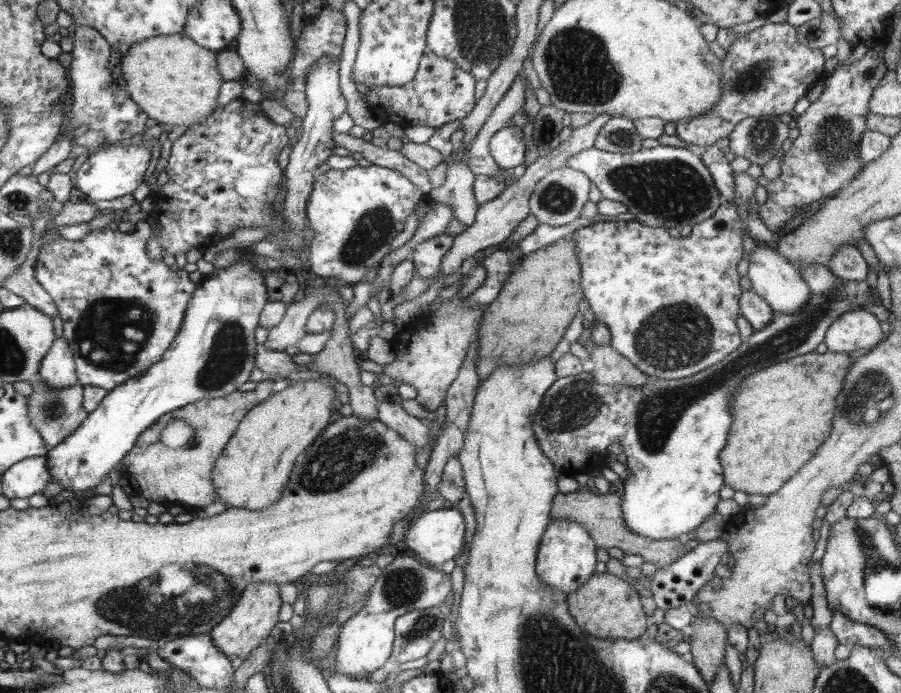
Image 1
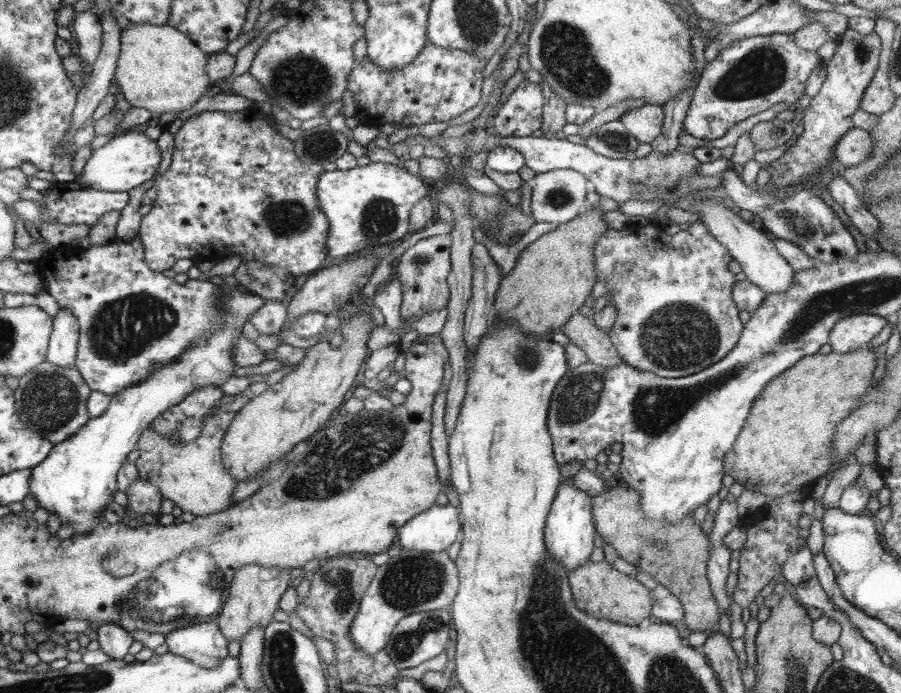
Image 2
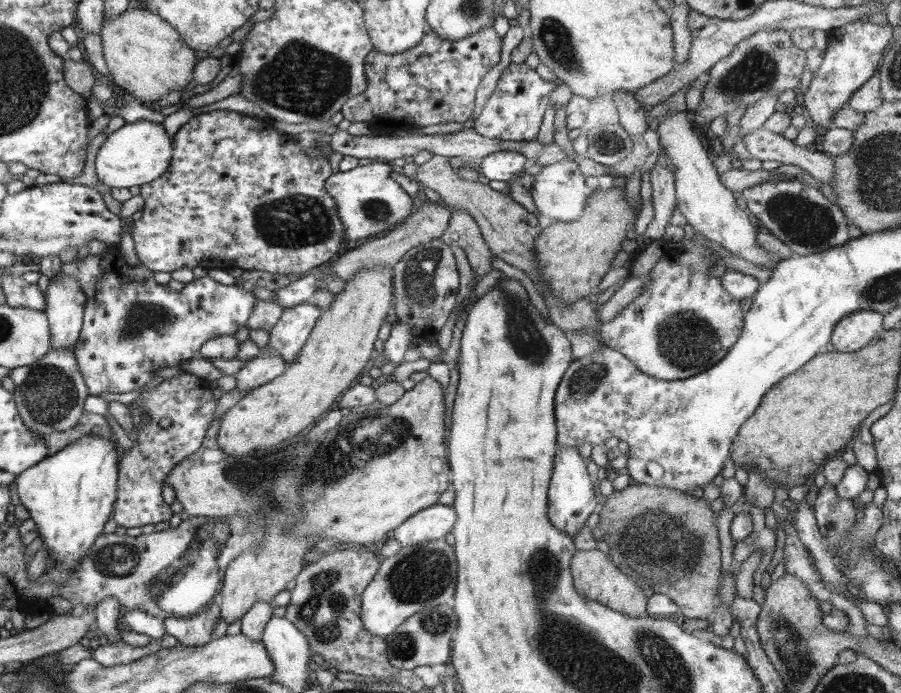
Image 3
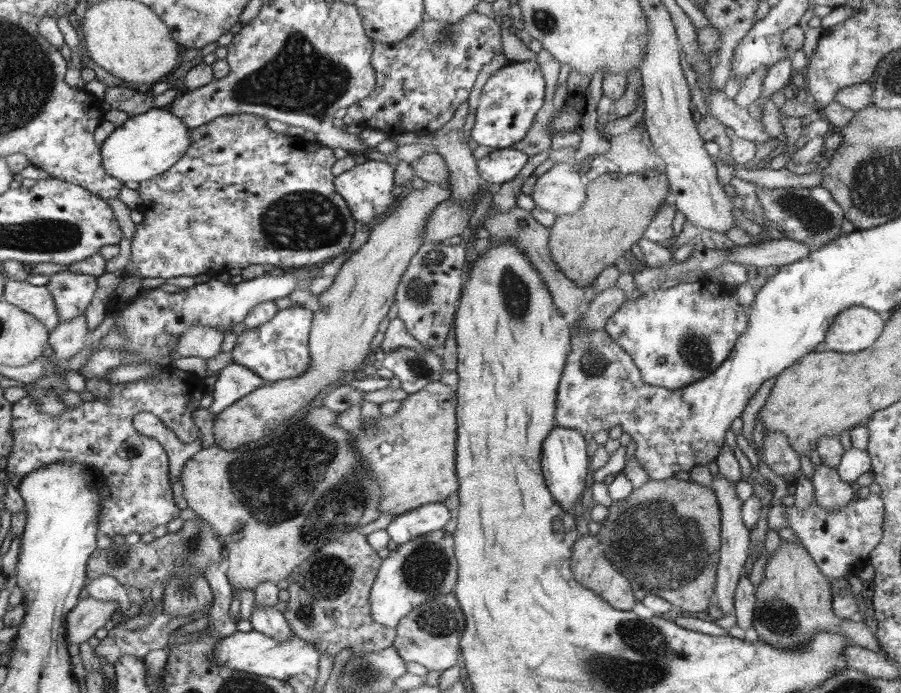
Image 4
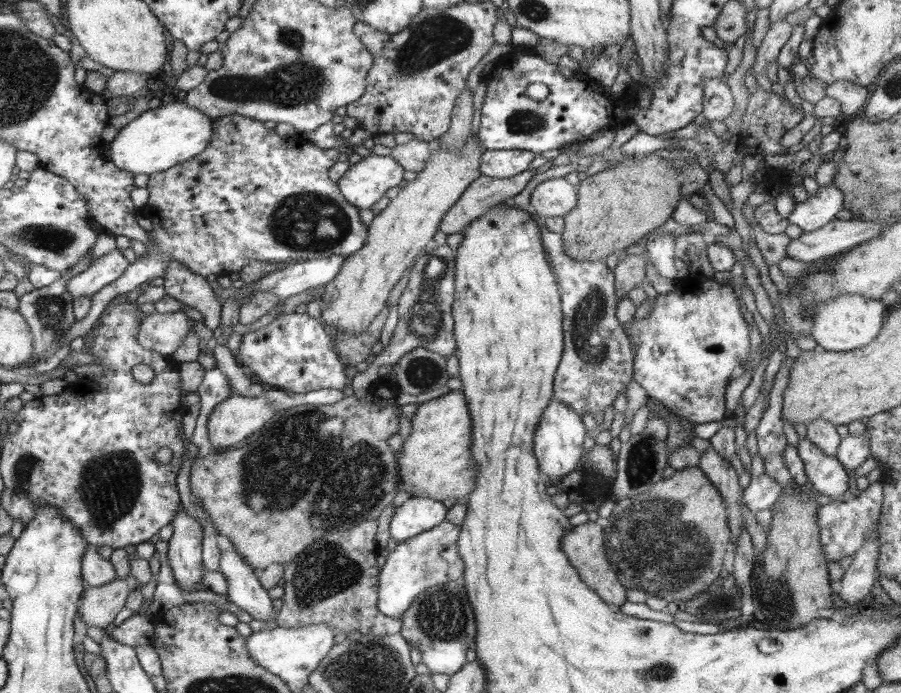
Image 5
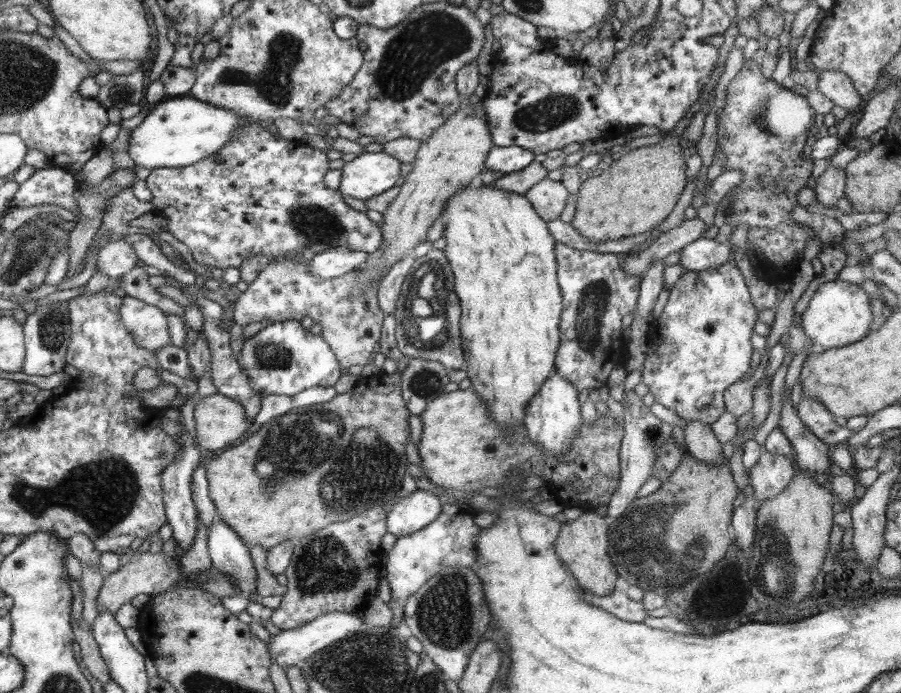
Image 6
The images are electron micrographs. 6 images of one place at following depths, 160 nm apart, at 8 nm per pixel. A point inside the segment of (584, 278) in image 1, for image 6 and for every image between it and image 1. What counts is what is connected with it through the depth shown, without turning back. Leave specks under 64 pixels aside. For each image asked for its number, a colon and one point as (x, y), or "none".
2: (675, 316)
3: (684, 322)
4: (679, 335)
5: (687, 348)
6: (699, 346)

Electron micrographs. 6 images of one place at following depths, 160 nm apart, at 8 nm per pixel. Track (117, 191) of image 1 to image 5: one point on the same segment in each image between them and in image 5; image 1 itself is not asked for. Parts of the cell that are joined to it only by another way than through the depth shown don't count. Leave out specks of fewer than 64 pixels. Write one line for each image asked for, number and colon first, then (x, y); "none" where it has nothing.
2: (127, 161)
3: (139, 153)
4: (146, 146)
5: (161, 138)

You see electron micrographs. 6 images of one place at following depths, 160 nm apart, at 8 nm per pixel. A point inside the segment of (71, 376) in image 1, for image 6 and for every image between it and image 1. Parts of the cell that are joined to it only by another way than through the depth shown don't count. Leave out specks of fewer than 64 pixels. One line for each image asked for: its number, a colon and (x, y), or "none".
2: (62, 351)
3: (65, 306)
4: (72, 292)
5: (100, 273)
6: (115, 258)

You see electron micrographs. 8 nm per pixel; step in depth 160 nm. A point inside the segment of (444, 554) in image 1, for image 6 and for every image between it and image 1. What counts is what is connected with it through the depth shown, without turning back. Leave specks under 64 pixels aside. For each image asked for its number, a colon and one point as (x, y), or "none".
2: (433, 530)
3: (431, 524)
4: (425, 519)
5: (417, 515)
6: (409, 514)

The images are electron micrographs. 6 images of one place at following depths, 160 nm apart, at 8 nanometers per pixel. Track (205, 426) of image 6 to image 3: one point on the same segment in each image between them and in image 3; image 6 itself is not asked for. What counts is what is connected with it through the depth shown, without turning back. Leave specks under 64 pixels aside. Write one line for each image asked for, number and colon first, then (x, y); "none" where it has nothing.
3: (342, 342)
4: (347, 315)
5: (237, 417)

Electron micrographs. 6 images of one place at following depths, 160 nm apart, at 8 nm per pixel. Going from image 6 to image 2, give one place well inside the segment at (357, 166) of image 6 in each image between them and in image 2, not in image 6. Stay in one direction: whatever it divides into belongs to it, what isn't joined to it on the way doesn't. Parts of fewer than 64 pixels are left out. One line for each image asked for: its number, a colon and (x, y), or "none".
2: (369, 205)
3: (369, 202)
4: (367, 188)
5: (364, 183)

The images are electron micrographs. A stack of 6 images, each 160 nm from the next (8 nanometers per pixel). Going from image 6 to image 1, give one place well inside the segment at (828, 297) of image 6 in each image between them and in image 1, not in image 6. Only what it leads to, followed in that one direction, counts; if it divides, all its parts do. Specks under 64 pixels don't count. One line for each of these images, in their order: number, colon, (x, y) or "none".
1: (857, 329)
2: (852, 333)
3: (854, 331)
4: (856, 328)
5: (850, 321)

